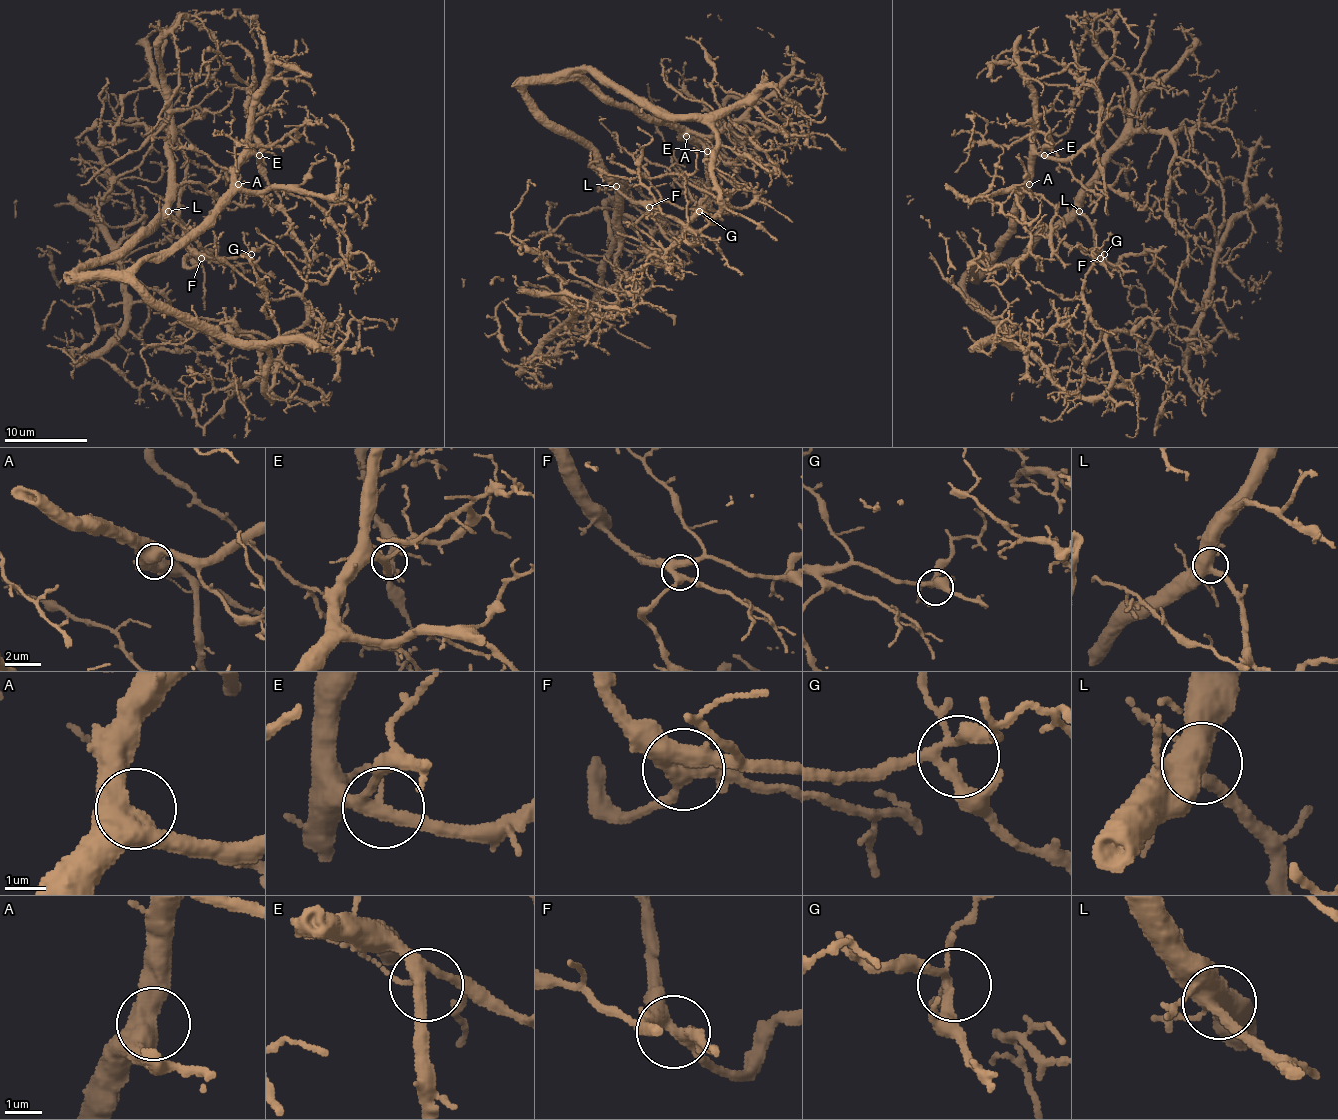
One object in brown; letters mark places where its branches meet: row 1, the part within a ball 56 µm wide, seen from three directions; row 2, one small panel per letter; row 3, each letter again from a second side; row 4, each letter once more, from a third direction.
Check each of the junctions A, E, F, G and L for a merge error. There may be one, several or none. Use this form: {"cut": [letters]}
{"cut": []}

